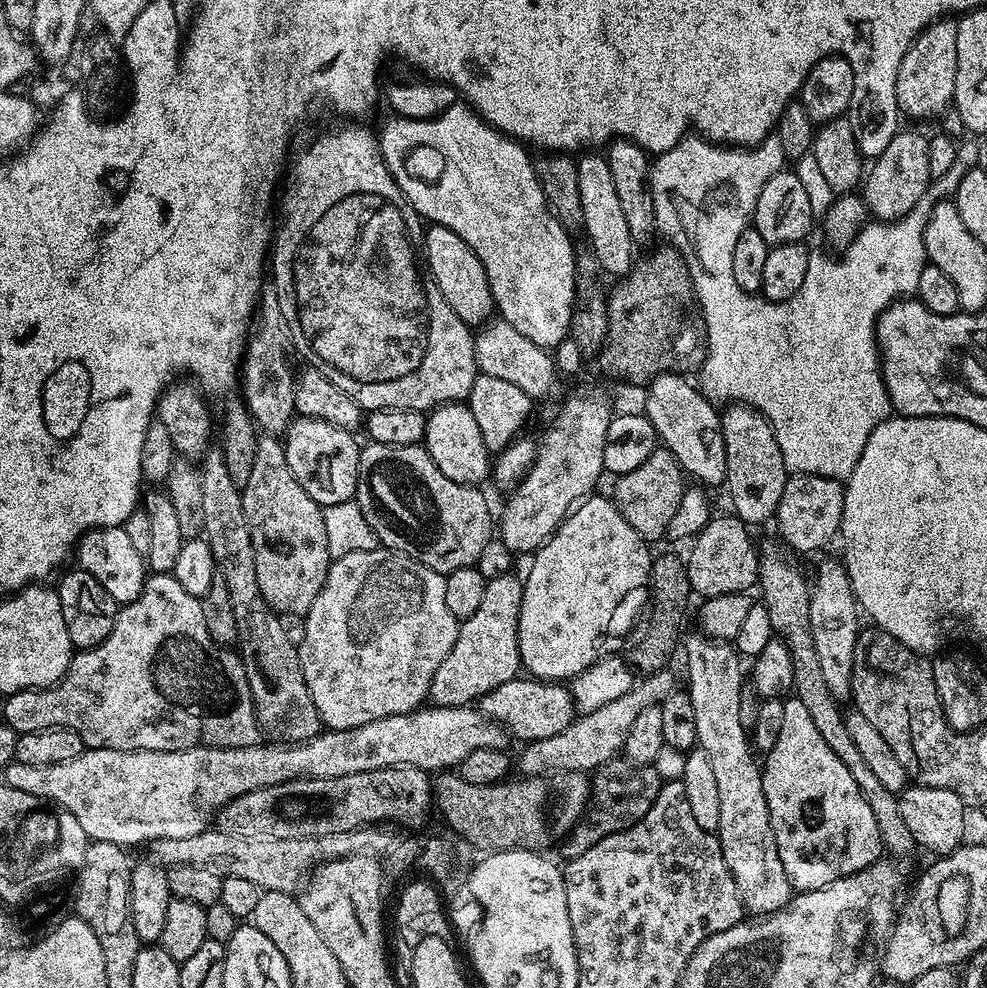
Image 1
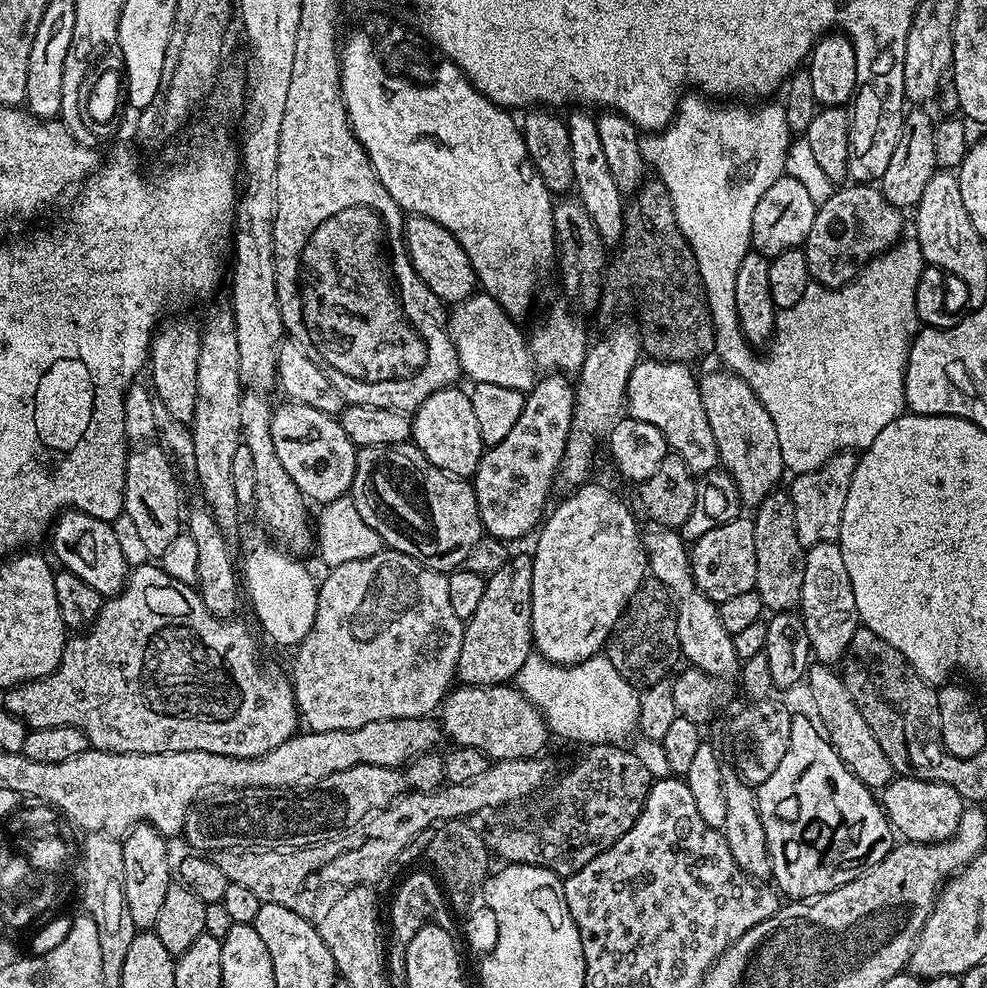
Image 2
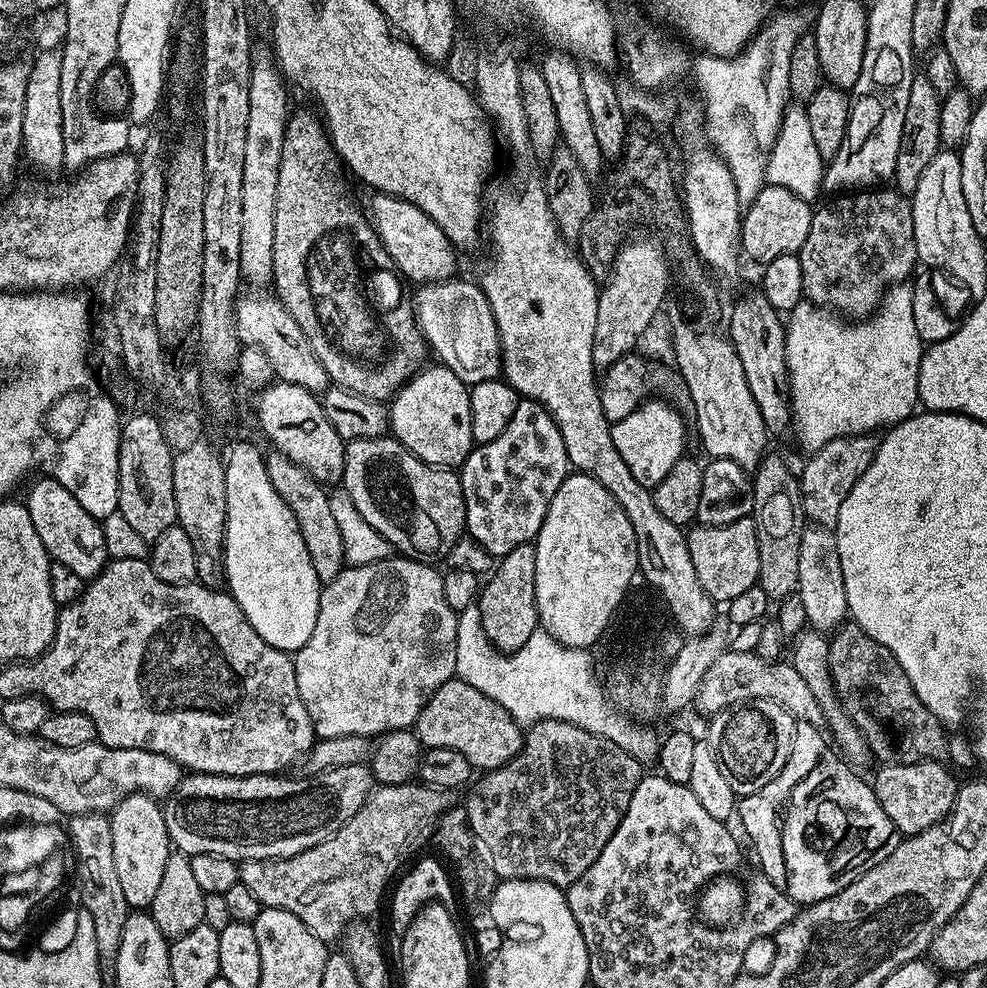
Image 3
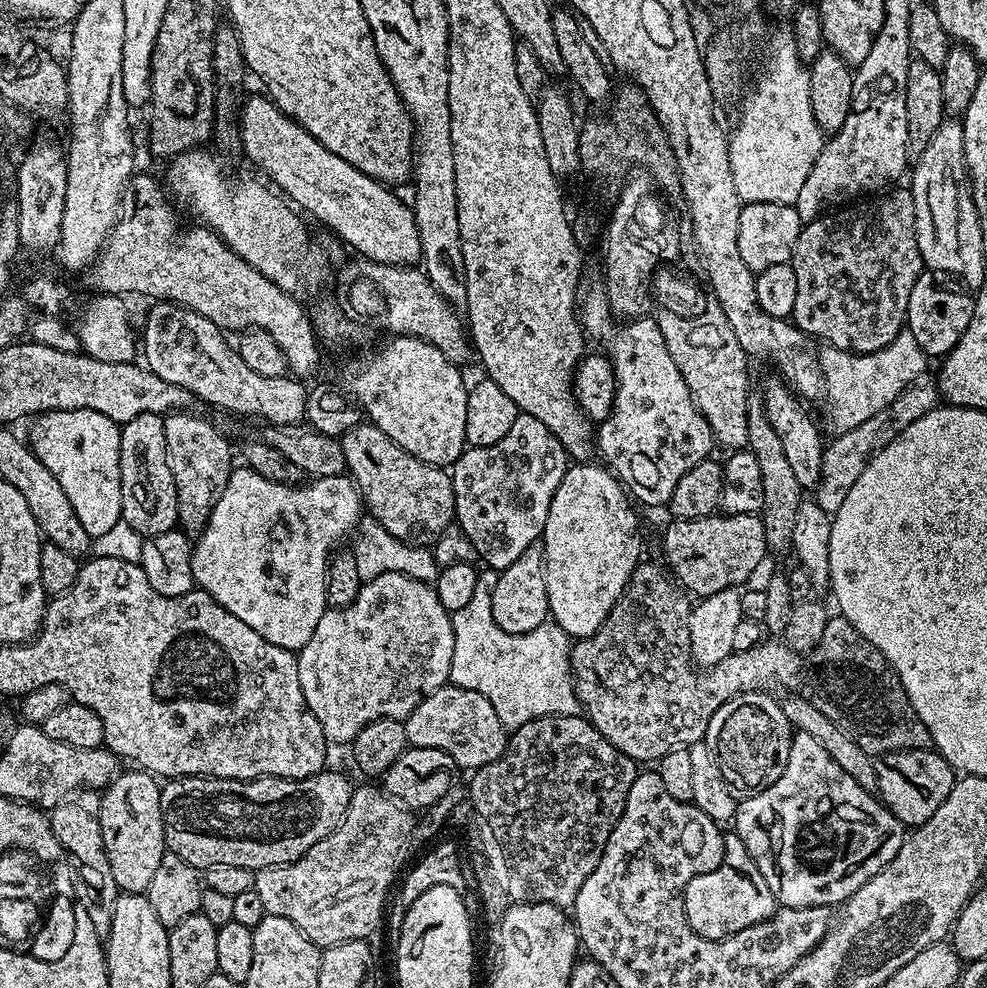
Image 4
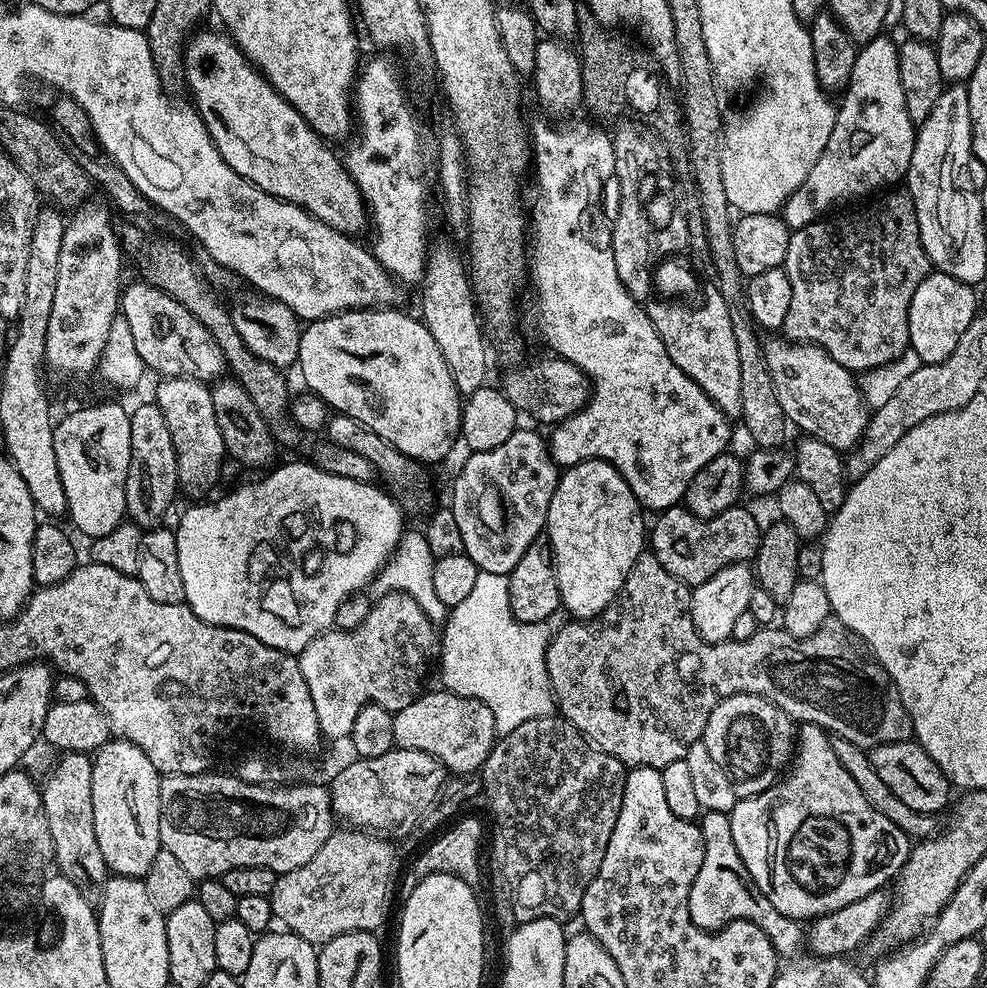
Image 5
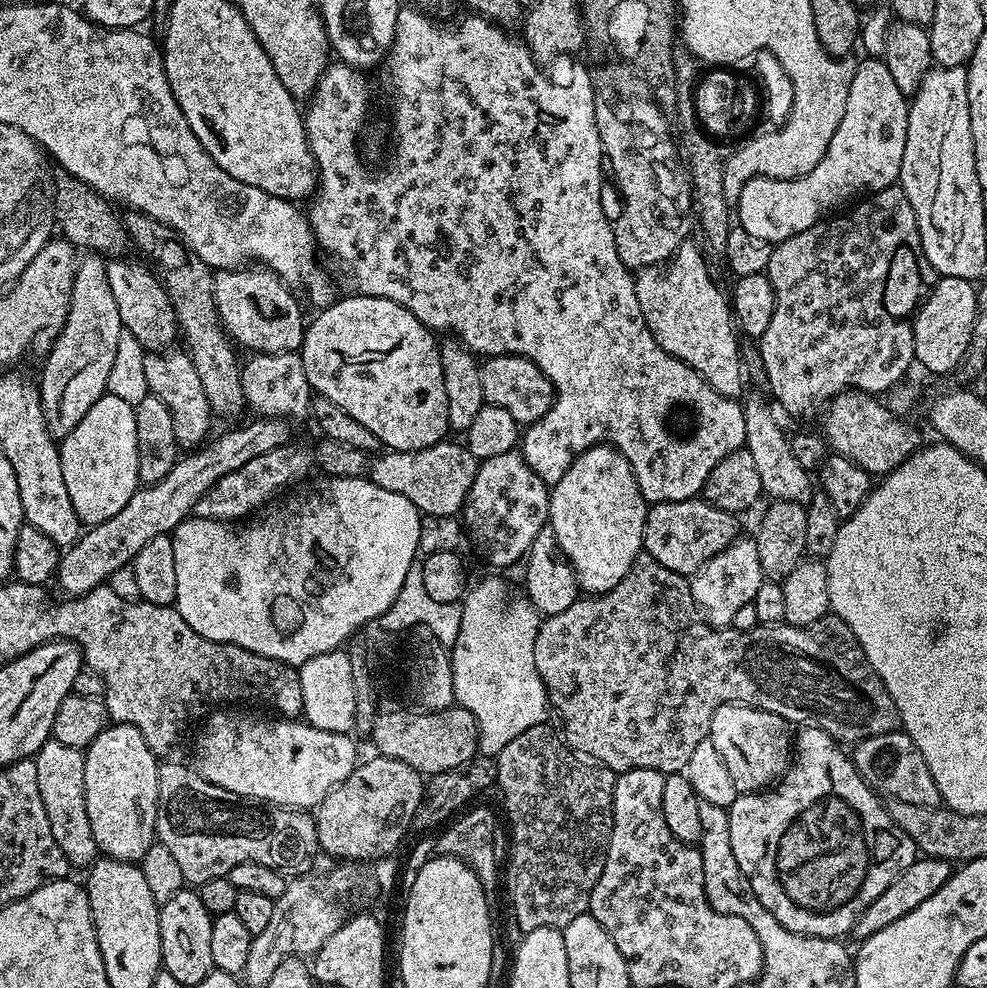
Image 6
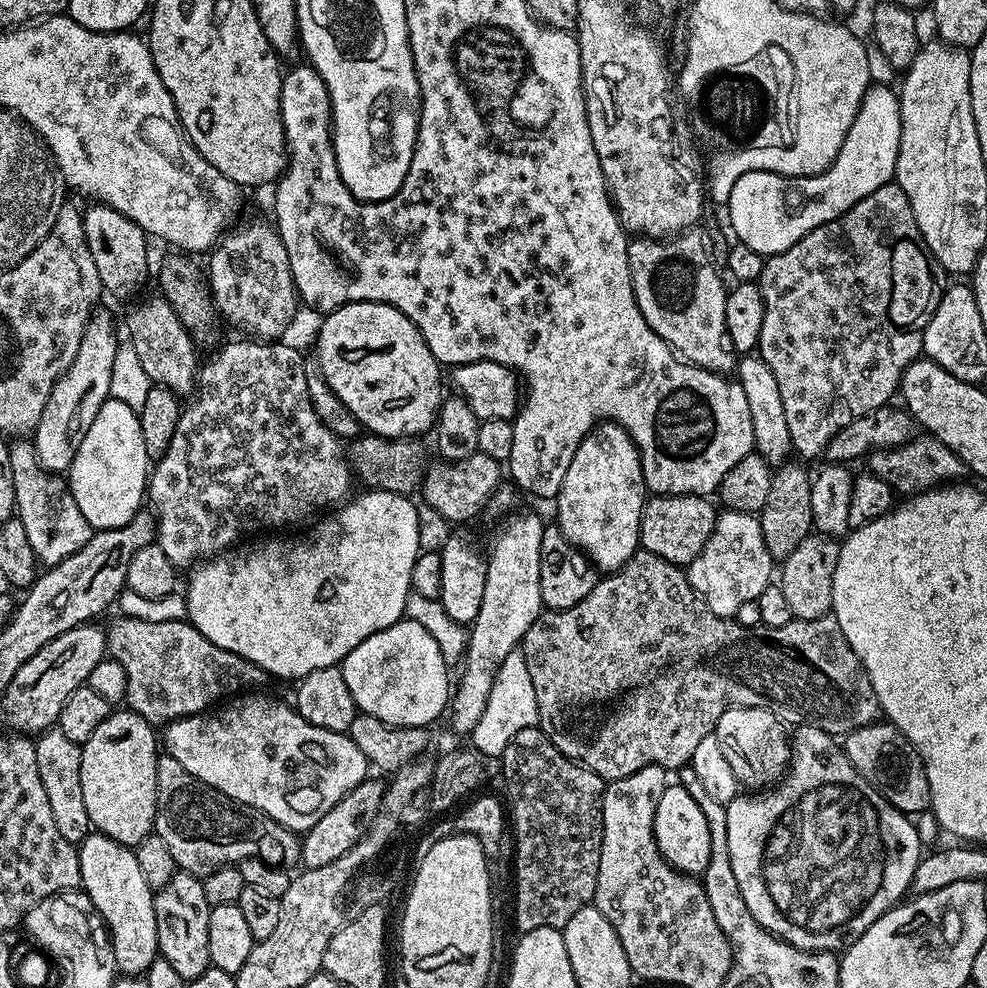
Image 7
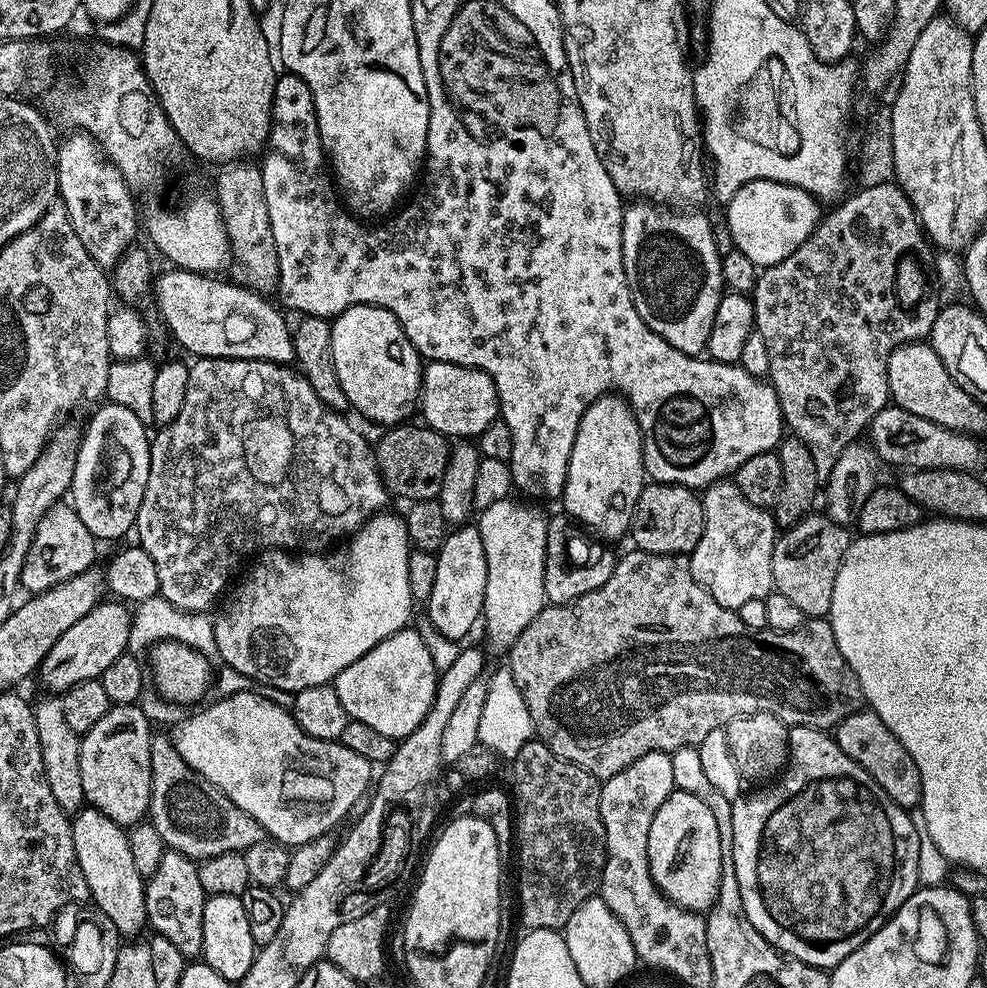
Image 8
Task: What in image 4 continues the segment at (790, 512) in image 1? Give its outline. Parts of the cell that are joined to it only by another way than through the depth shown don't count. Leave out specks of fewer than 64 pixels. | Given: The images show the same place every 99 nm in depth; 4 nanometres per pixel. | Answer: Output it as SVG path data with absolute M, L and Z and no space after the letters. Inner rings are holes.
M925 374L918 377L911 386L902 390L902 394L898 394L898 398L894 398L894 402L890 402L890 406L886 406L886 410L878 410L878 414L866 418L862 426L854 426L854 430L833 435L833 440L829 439L825 443L822 474L814 489L814 499L818 506L822 506L822 510L835 514L838 506L842 506L842 501L846 499L846 494L850 494L850 486L854 486L854 482L858 482L862 475L862 470L866 470L868 461L883 448L890 446L890 442L894 442L894 438L898 438L898 434L902 434L902 430L906 430L910 422L918 422L918 418L937 407L938 384L930 376Z

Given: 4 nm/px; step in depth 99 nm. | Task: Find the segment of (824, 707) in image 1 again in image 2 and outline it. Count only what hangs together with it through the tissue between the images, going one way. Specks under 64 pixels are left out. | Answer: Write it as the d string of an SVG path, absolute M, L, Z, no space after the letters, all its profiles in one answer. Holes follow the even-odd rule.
M787 491L771 492L754 508L754 558L758 562L755 591L762 598L769 613L791 612L799 609L802 598L802 574L804 573L805 548L798 542L798 528L794 526L794 502Z

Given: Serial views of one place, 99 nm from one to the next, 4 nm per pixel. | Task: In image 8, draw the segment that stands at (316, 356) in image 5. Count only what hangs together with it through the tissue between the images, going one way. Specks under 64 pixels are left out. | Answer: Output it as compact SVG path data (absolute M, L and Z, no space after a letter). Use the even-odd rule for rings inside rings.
M356 304L347 308L341 316L335 317L331 326L334 370L338 370L338 382L342 382L342 390L346 390L349 405L353 409L357 408L366 419L383 426L395 426L407 421L411 417L408 415L415 413L418 408L422 357L410 338L406 338L398 318L377 304Z

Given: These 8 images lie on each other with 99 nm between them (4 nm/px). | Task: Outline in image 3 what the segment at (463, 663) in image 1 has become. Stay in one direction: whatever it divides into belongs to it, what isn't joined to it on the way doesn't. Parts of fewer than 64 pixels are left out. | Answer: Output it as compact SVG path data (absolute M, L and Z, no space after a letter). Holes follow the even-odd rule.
M535 543L515 546L514 550L499 557L490 575L483 581L478 597L482 626L486 630L489 642L500 652L513 652L526 646L530 634L538 631L534 594L535 561Z

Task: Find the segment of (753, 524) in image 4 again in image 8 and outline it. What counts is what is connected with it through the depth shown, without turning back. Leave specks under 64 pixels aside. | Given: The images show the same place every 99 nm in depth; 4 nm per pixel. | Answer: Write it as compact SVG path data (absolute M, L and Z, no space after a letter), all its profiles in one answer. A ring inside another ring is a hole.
M648 482L645 483L632 512L630 540L633 540L636 543L633 545L642 552L683 556L690 554L698 546L703 525L702 499L693 489L677 484Z

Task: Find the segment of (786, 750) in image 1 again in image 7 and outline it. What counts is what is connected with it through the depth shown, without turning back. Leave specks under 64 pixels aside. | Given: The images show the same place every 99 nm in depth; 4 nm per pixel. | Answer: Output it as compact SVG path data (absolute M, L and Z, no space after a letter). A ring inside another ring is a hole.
M816 724L799 725L791 733L790 767L775 787L763 794L735 796L726 807L728 810L726 814L726 842L730 846L730 866L734 866L734 878L738 878L738 890L740 897L746 902L746 910L750 910L750 914L754 914L756 921L766 931L774 933L781 940L785 940L787 944L792 944L804 952L836 954L849 948L855 940L862 938L862 934L866 934L866 930L870 930L870 926L874 926L874 922L878 922L878 918L882 918L882 914L886 914L891 908L901 903L912 887L914 870L922 855L922 845L915 823L905 813L899 812L882 794L878 794L878 790L874 790L874 786L870 786L870 782L866 782L866 778L862 778L862 774L858 774L858 770L854 770L850 758L846 758L837 737L833 736L831 732L822 731Z

